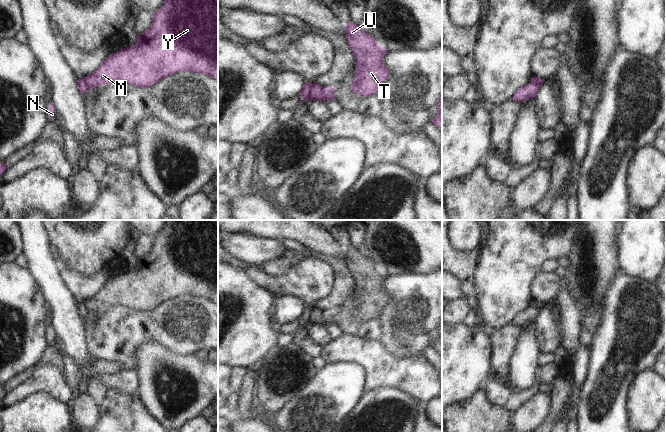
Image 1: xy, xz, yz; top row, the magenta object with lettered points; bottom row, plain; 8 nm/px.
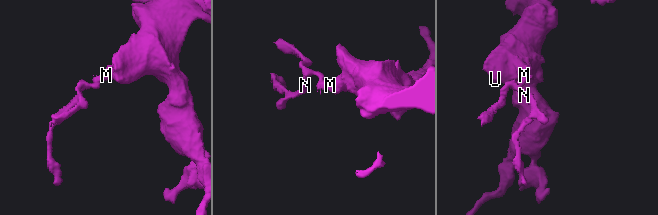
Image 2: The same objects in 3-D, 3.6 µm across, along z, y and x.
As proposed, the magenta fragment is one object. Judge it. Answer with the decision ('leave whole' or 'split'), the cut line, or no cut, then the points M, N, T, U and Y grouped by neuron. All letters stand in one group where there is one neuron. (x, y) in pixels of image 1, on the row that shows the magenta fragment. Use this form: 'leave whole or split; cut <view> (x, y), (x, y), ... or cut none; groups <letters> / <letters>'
split; cut xz (312, 83), (308, 97); groups M T U Y / N

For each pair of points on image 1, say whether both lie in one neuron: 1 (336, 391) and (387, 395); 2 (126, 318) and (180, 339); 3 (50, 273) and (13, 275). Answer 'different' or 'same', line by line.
1: different
2: same
3: different

